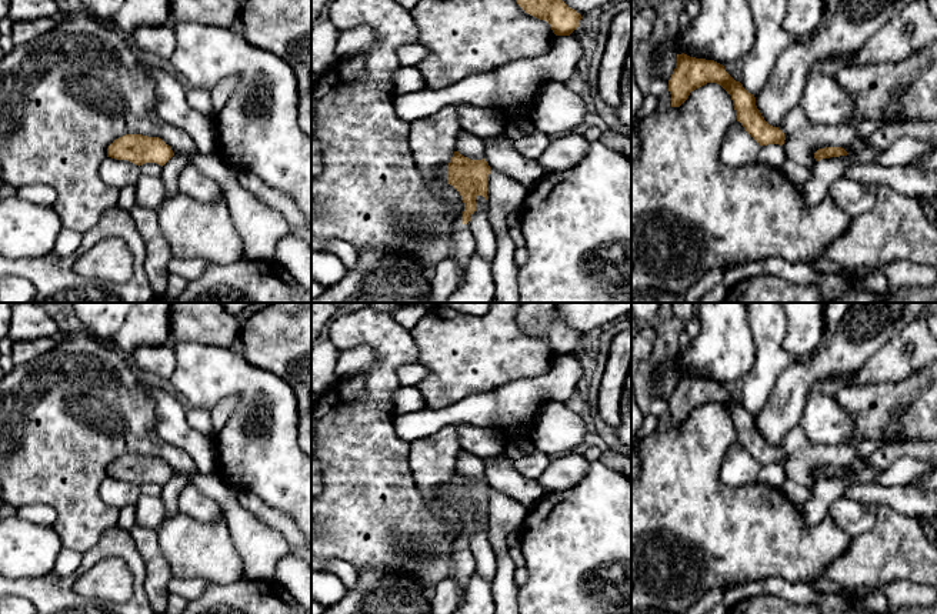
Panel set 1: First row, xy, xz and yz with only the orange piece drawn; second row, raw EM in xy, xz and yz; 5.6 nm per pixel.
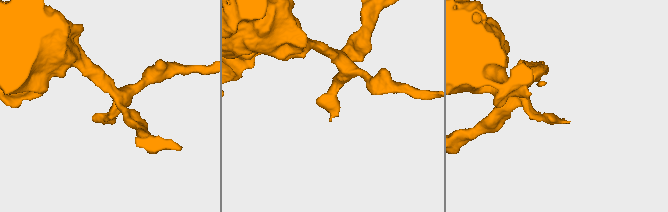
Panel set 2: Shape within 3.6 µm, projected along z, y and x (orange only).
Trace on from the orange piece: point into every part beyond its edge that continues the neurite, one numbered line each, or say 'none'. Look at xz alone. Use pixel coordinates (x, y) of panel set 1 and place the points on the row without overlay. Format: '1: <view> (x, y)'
1: xz (464, 566)

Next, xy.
none

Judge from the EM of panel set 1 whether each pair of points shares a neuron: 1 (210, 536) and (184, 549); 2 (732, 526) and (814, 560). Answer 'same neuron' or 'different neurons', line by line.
1: same neuron
2: same neuron

